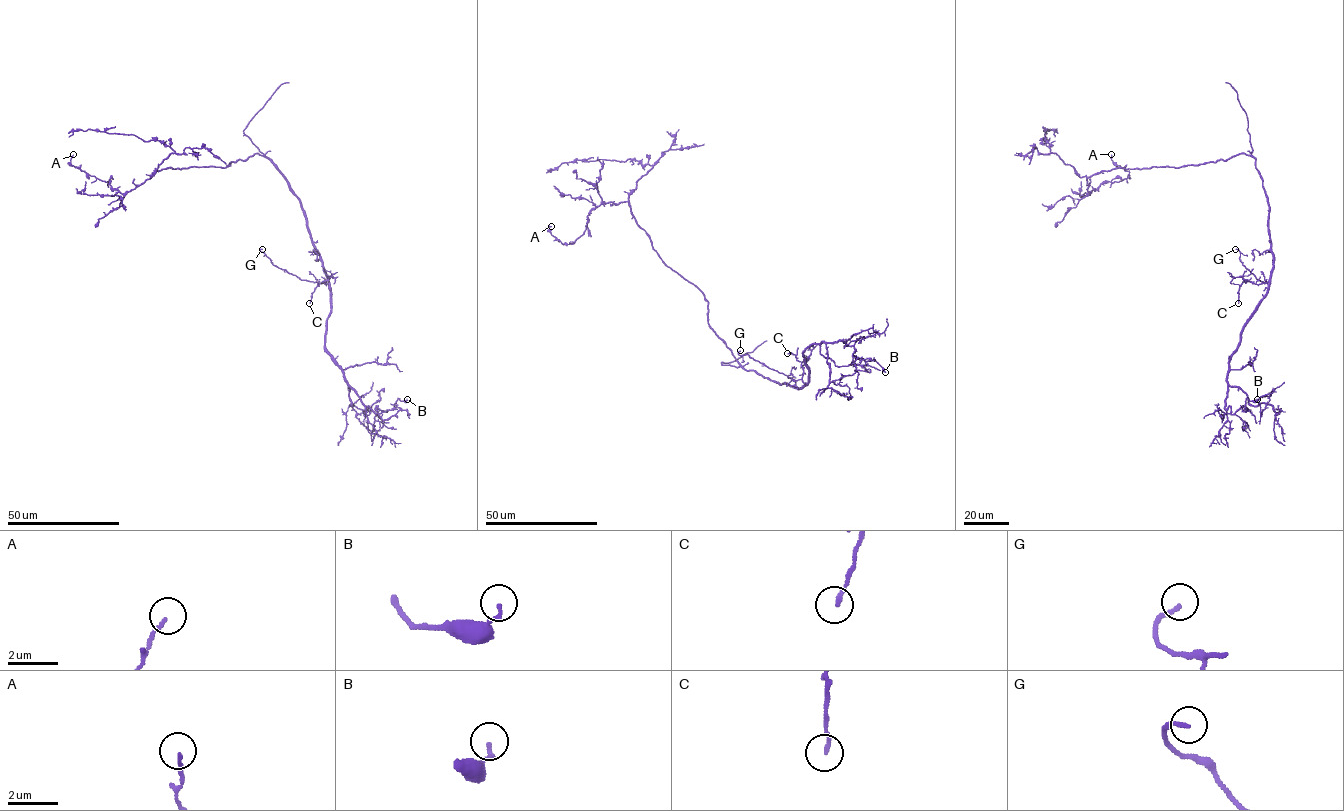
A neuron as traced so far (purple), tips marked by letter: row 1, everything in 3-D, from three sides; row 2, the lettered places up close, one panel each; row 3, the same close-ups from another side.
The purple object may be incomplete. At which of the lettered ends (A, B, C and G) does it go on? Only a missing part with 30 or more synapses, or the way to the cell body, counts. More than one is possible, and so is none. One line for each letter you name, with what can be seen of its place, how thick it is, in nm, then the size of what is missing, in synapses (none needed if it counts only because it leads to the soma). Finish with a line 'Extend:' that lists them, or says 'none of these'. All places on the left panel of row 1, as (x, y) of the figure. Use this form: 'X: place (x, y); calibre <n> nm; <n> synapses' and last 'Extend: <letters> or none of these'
Extend: none of these

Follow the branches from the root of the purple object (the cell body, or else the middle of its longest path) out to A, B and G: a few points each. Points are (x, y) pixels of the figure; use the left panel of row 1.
A: (265, 156), (255, 153), (225, 167), (164, 168), (121, 193), (109, 181), (72, 165), (73, 154)
B: (265, 156), (298, 199), (328, 282), (325, 351), (365, 409), (376, 414), (376, 407), (386, 411), (407, 399)
G: (265, 156), (299, 201), (327, 280), (321, 283), (301, 280), (273, 265), (260, 251), (262, 249)

